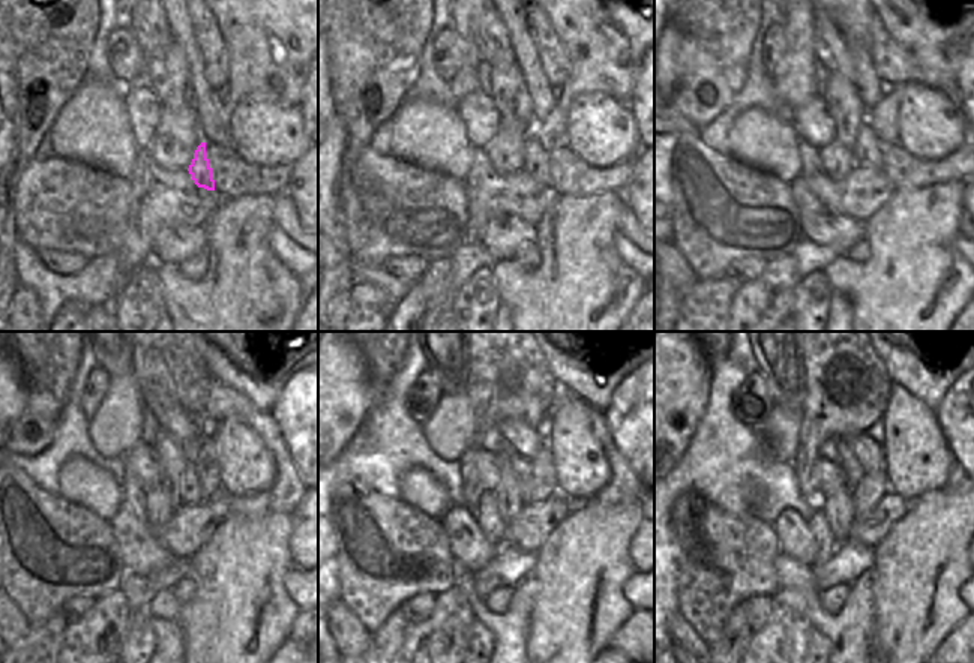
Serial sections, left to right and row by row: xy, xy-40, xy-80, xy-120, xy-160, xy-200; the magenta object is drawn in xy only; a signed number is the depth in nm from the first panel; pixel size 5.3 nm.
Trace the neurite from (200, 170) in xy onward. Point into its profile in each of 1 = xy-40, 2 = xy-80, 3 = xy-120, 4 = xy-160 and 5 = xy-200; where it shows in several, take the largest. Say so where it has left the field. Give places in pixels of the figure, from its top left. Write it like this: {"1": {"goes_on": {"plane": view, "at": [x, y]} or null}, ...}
{"1": {"goes_on": {"plane": "xy-40", "at": [535, 146]}}, "2": {"goes_on": {"plane": "xy-80", "at": [868, 152]}}, "3": {"goes_on": {"plane": "xy-120", "at": [191, 494]}}, "4": {"goes_on": {"plane": "xy-160", "at": [521, 465]}}, "5": {"goes_on": {"plane": "xy-200", "at": [847, 459]}}}

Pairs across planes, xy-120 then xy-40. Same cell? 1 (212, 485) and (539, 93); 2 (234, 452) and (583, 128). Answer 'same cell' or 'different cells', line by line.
1: different cells
2: same cell

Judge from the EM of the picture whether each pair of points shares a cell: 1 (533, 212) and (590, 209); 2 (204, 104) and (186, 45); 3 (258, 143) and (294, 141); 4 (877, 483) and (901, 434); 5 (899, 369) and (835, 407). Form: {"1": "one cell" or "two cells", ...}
{"1": "two cells", "2": "one cell", "3": "one cell", "4": "two cells", "5": "two cells"}

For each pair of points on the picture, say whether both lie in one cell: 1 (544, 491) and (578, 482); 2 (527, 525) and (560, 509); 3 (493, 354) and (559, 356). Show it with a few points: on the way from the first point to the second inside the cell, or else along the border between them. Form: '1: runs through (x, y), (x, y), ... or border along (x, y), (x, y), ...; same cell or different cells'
1: border along (551, 453), (556, 488), (559, 491); different cells
2: runs through (535, 524), (553, 510); same cell
3: border along (538, 347), (550, 374), (560, 387); different cells

